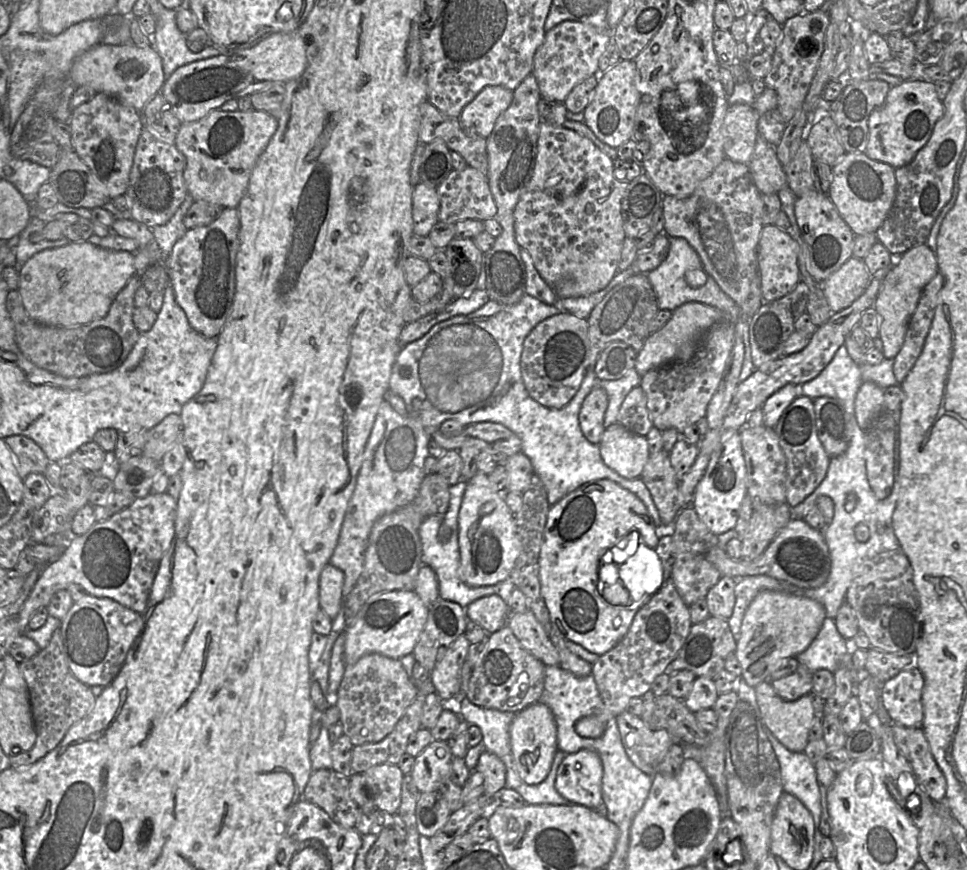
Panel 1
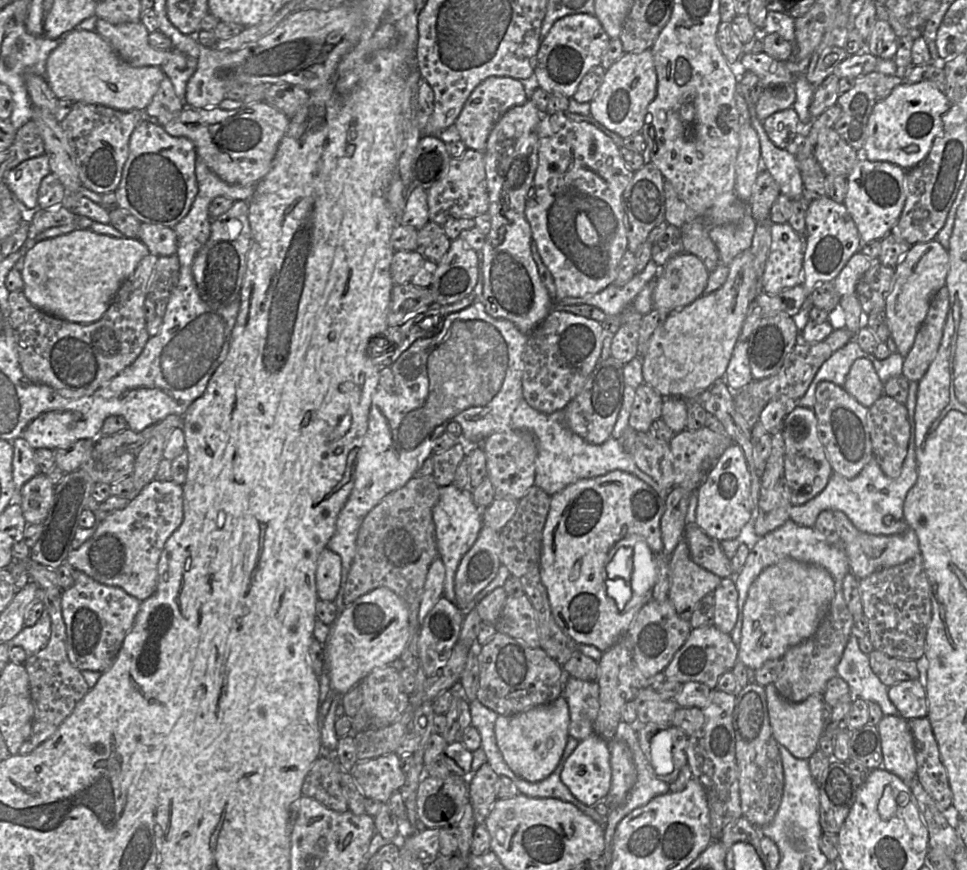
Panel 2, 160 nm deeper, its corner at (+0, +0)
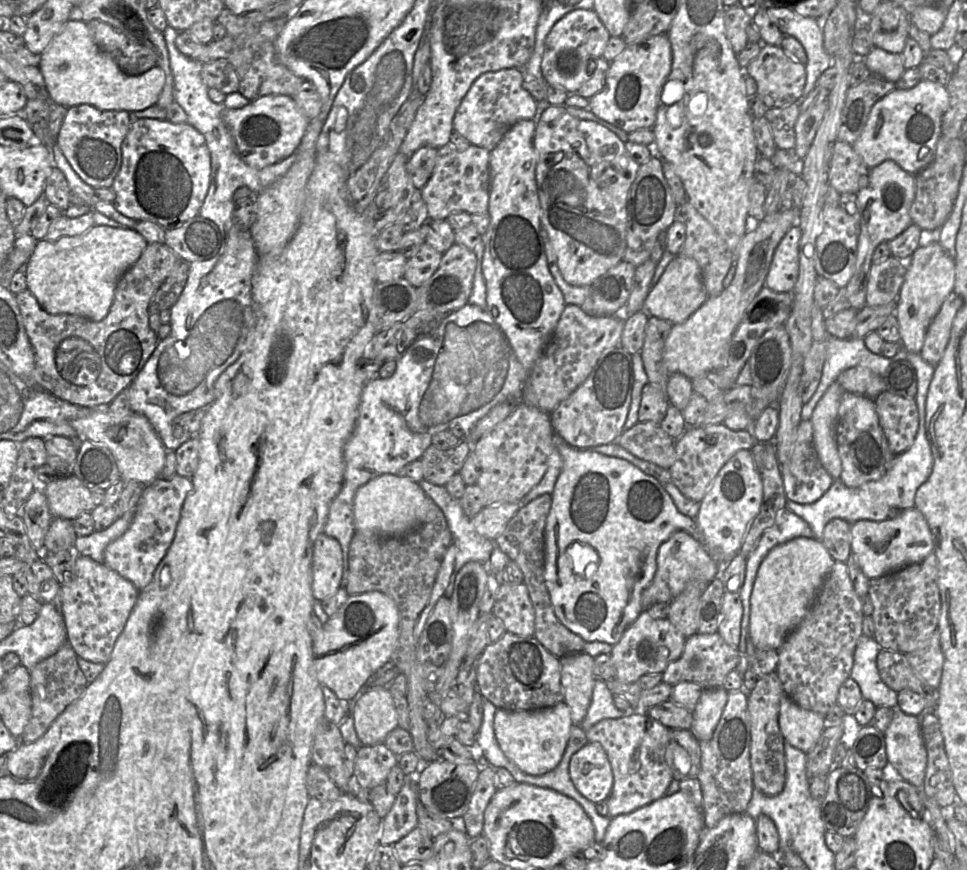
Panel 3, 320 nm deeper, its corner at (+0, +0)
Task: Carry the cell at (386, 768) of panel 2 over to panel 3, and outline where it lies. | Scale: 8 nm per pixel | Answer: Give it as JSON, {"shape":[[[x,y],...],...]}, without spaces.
{"shape":[[[384,743],[361,746],[357,750],[353,784],[373,789],[387,782],[391,768],[398,764],[398,757]]]}

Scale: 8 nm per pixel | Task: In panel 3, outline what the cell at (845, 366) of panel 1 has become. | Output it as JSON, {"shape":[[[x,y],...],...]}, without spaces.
{"shape":[[[828,334],[826,340],[827,351],[821,380],[811,399],[802,407],[801,421],[811,419],[817,403],[842,371],[850,367],[863,366],[883,376],[891,363],[907,360],[908,352],[902,347],[893,357],[886,358],[869,351],[863,338],[839,339]]]}

